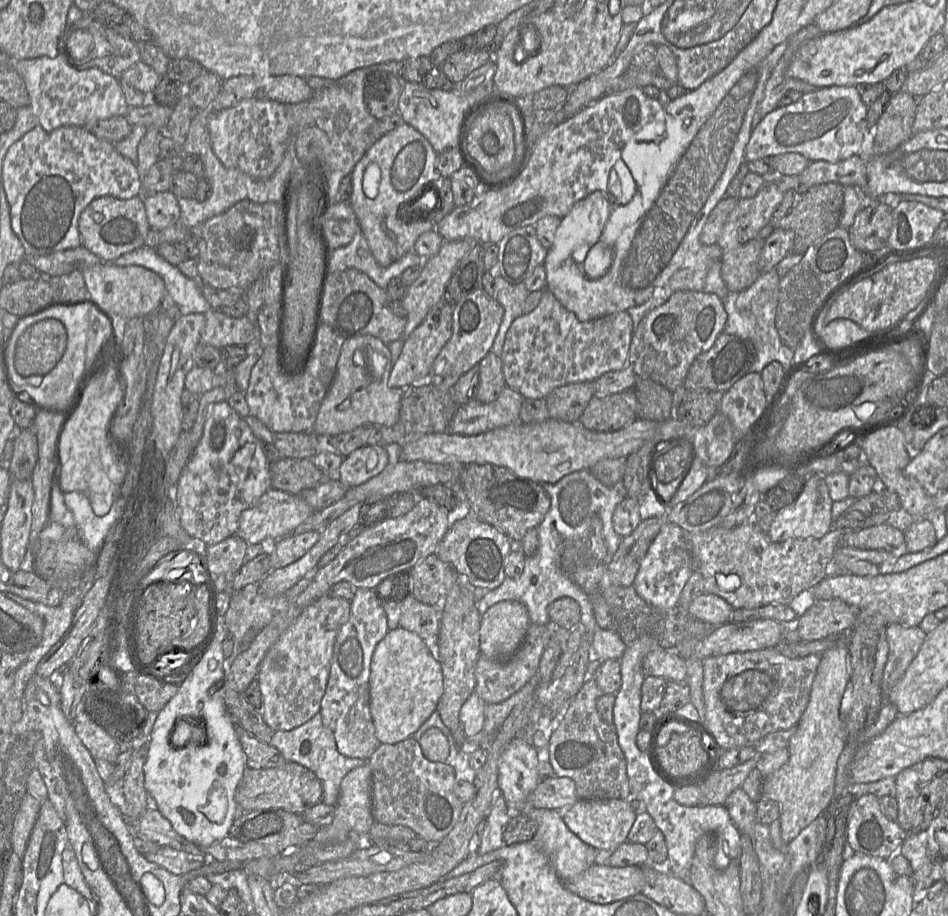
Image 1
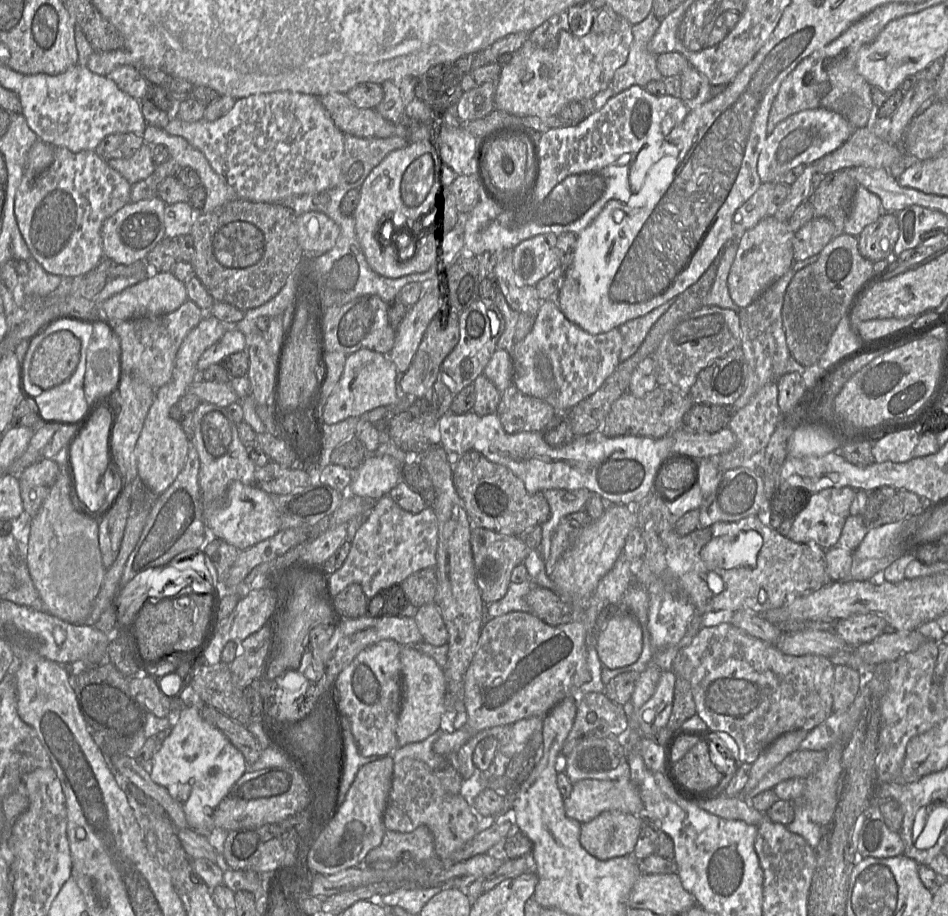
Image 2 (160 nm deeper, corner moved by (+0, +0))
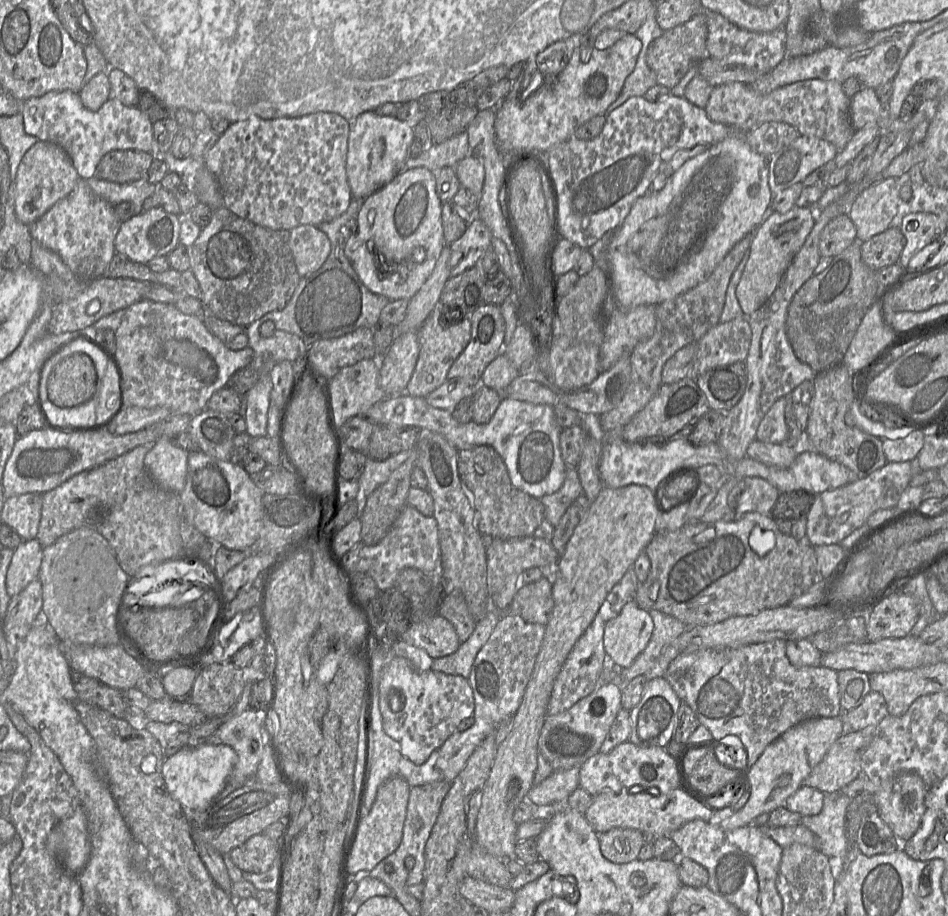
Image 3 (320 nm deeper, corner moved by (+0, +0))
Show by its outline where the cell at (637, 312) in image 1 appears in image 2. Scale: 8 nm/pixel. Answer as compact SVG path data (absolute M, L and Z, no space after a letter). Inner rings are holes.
M675 299L667 301L644 316L627 321L619 328L623 337L620 362L628 360L638 351L650 330L662 319Z

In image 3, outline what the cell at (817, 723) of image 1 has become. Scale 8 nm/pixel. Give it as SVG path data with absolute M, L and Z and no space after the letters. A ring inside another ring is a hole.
M853 669L837 672L839 699L842 712L859 706L865 696L871 692L869 675Z

